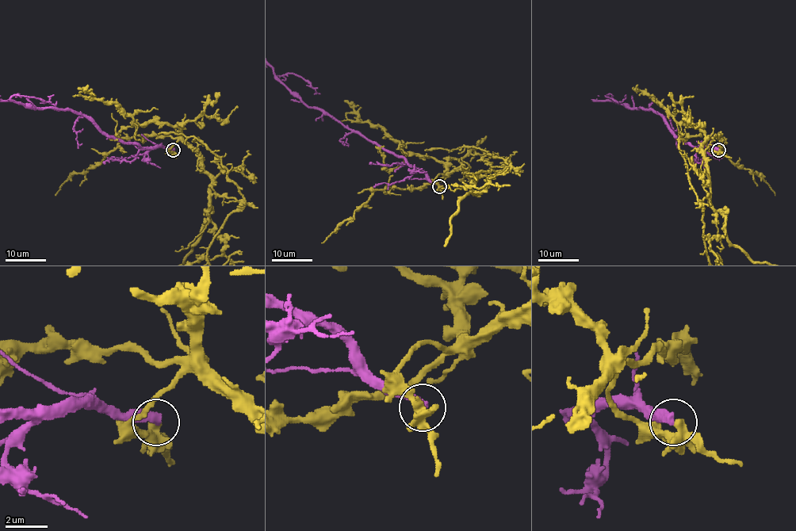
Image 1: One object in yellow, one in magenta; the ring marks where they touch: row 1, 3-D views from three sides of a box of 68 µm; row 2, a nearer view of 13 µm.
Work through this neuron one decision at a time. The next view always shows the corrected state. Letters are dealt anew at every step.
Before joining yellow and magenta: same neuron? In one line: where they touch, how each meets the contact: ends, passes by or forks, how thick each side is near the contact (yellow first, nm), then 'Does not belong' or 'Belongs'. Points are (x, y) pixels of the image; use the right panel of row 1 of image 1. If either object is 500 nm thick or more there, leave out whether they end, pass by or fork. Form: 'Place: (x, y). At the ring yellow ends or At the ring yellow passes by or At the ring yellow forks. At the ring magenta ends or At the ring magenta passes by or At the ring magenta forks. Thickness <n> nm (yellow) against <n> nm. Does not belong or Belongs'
Place: (718, 150). At the ring yellow passes by. At the ring magenta ends. Thickness 360 nm (yellow) against 420 nm. Does not belong

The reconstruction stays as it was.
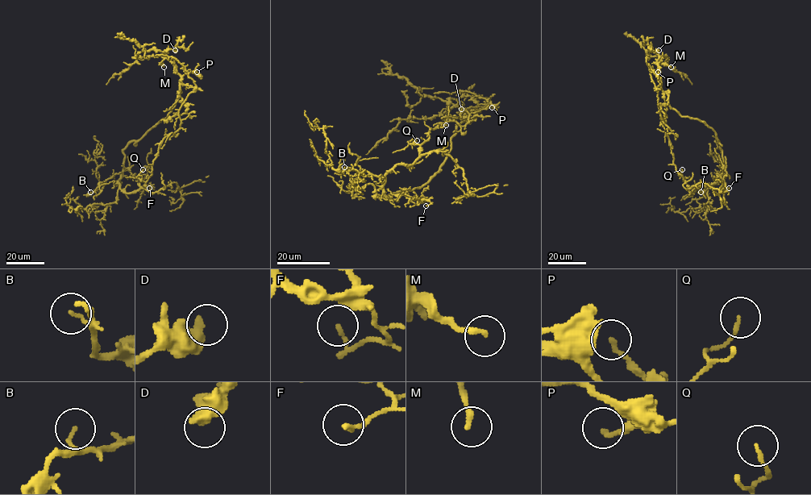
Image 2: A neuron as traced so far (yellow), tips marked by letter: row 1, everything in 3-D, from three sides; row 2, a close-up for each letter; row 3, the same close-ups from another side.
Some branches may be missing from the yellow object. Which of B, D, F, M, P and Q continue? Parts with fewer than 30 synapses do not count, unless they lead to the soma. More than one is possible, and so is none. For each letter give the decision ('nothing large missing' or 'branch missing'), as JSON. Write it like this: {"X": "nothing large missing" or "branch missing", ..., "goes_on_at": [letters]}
{"B": "nothing large missing", "D": "nothing large missing", "F": "nothing large missing", "M": "nothing large missing", "P": "nothing large missing", "Q": "nothing large missing", "goes_on_at": []}

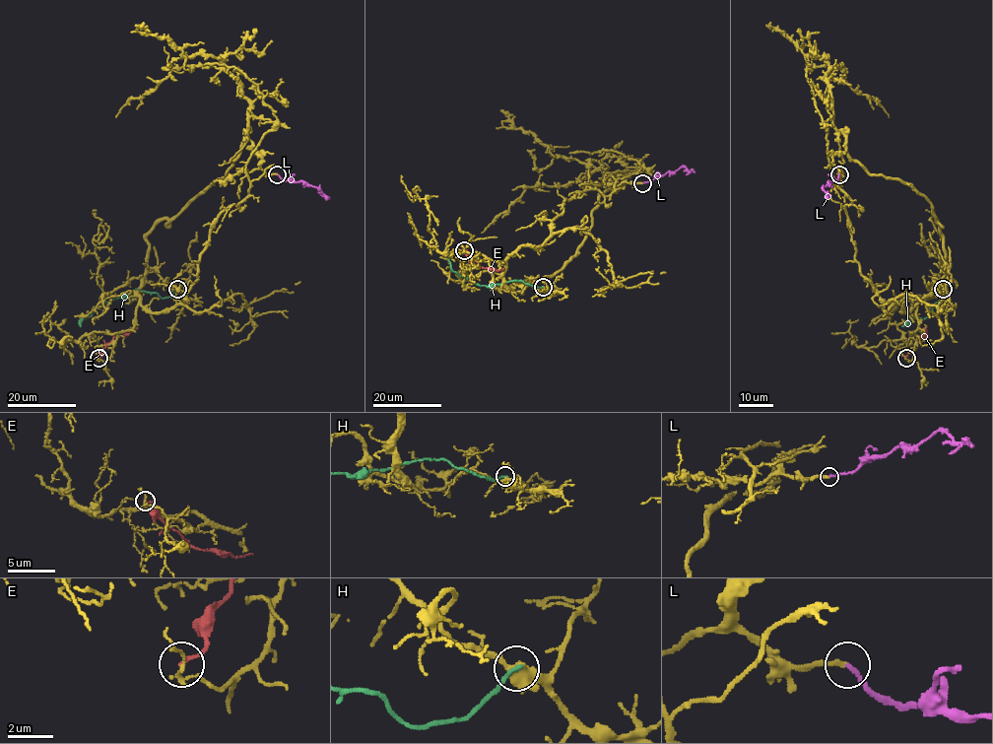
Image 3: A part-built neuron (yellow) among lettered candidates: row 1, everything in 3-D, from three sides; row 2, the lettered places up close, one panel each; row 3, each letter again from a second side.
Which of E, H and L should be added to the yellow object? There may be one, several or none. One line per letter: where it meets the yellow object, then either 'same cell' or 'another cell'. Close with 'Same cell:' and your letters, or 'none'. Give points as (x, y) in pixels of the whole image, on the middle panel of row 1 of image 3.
E: contact (464, 250); another cell
H: contact (543, 287); another cell
L: contact (642, 183); same cell
Same cell: L

